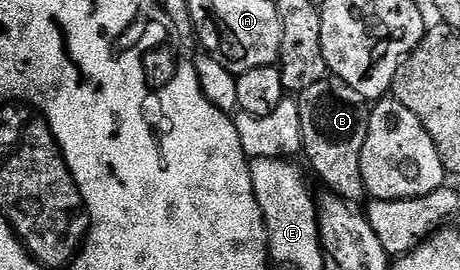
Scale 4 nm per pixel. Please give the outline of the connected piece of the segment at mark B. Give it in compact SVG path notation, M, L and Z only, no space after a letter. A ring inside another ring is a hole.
M326 77L310 85L310 89L299 92L298 104L301 113L301 141L303 154L308 154L312 162L312 171L325 183L327 190L333 195L347 199L349 203L359 204L360 198L365 198L364 182L362 181L362 165L360 154L362 145L366 145L366 129L368 128L369 100L362 97L362 93L354 93L346 81L335 77Z

